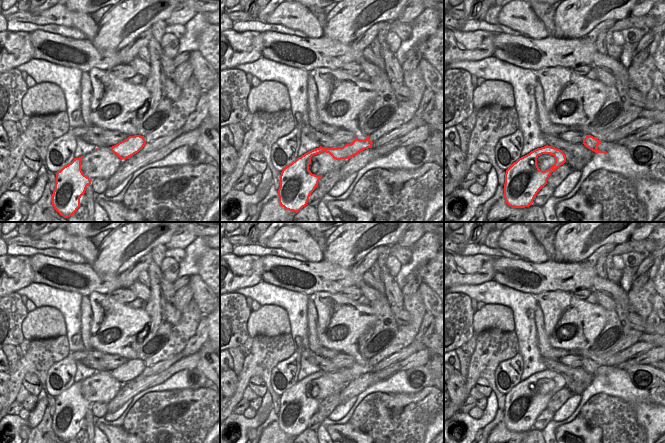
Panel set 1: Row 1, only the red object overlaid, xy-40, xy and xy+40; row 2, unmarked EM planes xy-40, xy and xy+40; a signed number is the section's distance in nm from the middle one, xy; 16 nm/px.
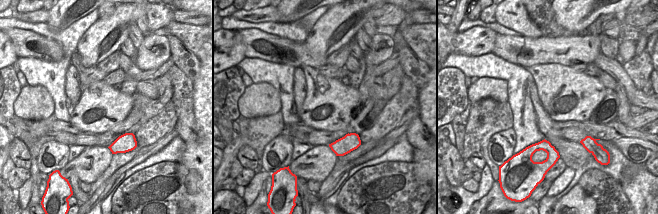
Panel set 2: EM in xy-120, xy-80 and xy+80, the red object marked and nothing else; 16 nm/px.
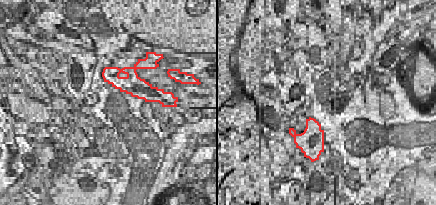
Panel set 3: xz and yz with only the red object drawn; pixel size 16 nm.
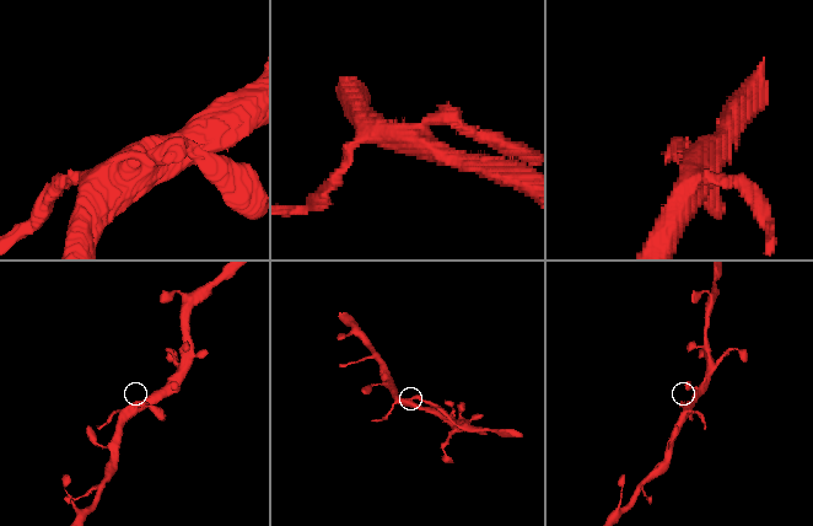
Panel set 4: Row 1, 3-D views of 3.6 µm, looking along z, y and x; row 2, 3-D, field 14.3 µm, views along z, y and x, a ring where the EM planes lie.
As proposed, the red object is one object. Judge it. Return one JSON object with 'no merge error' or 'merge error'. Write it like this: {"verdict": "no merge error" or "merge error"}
{"verdict": "no merge error"}

